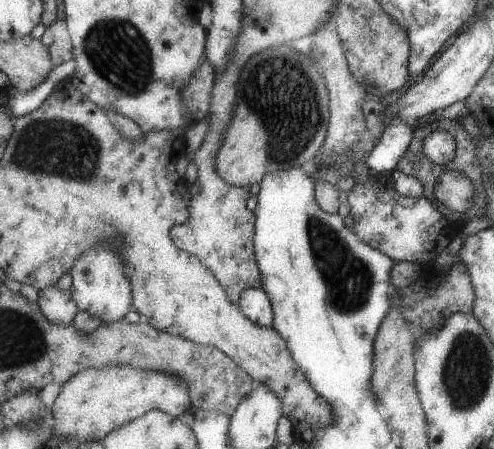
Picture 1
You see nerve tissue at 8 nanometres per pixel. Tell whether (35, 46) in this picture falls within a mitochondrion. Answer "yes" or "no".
no

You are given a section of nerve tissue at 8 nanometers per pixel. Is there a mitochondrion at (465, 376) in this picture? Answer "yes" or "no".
yes

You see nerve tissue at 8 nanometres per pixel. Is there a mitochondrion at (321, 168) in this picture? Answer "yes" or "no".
yes

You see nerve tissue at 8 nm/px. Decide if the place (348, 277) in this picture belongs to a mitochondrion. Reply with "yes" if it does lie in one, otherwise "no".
yes

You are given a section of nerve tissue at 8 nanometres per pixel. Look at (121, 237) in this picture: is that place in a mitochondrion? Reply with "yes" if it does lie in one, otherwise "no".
yes

